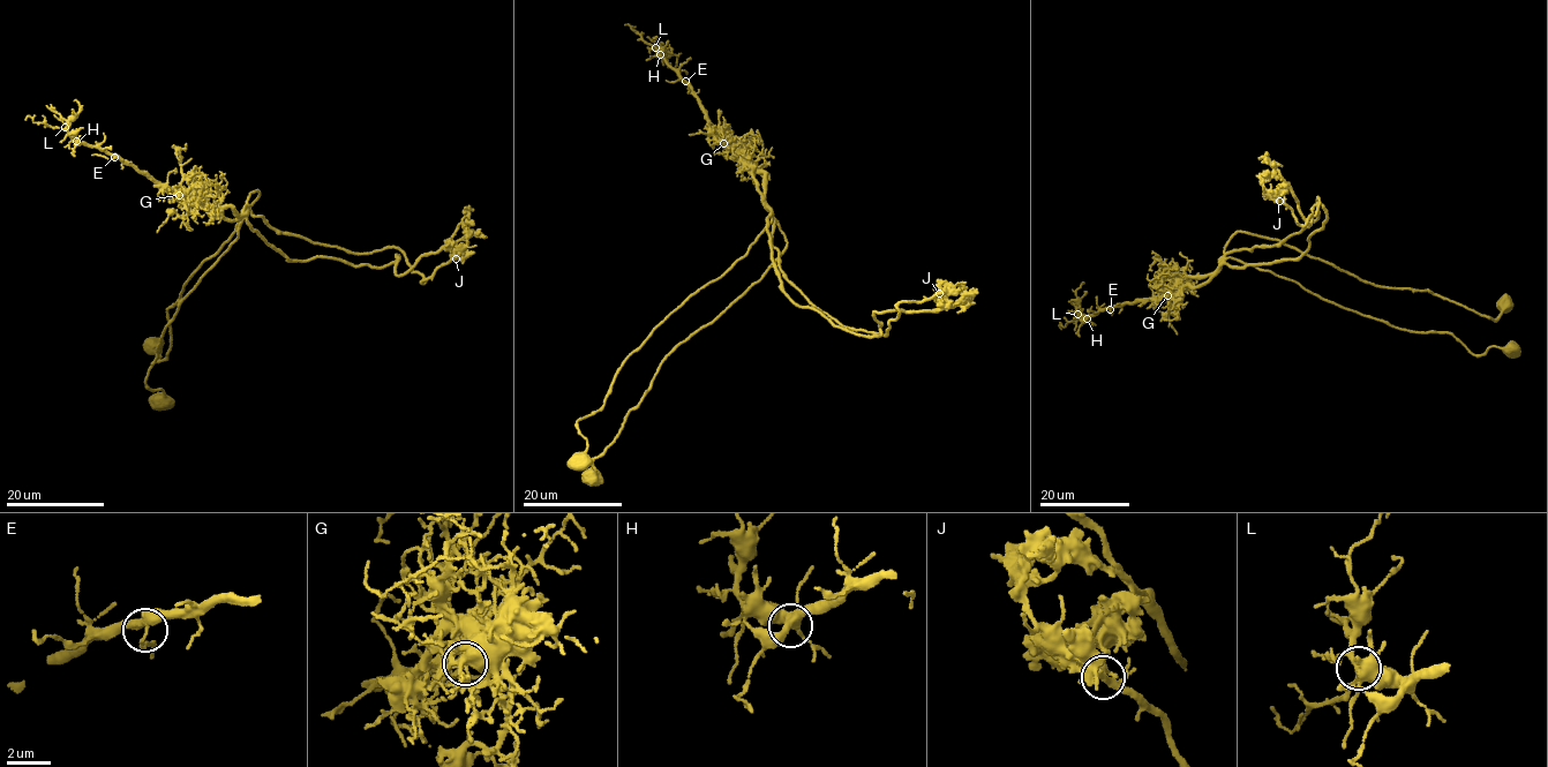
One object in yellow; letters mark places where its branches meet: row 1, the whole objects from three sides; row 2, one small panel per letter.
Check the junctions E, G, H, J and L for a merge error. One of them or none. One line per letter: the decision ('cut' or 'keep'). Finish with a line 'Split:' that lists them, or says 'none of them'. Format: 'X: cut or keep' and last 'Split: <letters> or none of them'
E: keep
G: cut
H: keep
J: keep
L: keep
Split: G

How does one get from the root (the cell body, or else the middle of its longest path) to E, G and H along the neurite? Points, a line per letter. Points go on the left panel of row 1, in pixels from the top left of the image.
E: (162, 403), (160, 388), (145, 382), (163, 331), (235, 241), (247, 211), (239, 216), (195, 202), (114, 157)
G: (162, 403), (160, 388), (145, 382), (163, 331), (235, 241), (247, 211), (239, 216), (179, 194)
H: (162, 403), (160, 388), (145, 382), (163, 331), (235, 241), (247, 211), (239, 216), (195, 202), (76, 141)

